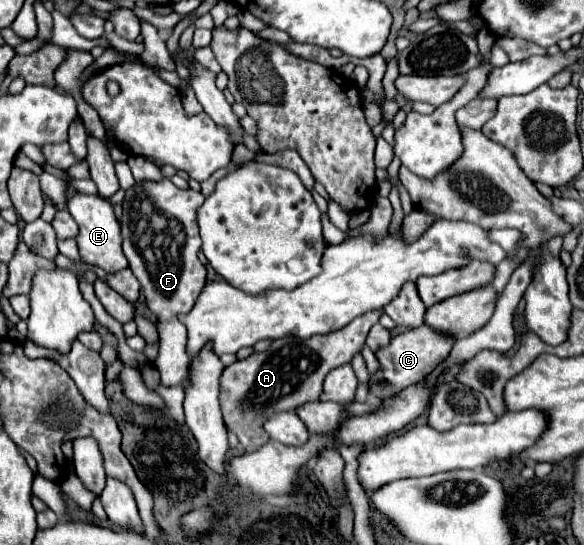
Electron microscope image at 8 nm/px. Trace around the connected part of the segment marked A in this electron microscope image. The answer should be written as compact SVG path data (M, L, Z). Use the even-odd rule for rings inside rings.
M382 311L364 313L328 335L316 335L310 339L276 339L268 351L252 353L248 359L226 367L220 377L220 409L226 425L238 435L238 439L242 439L242 447L254 451L270 441L264 431L264 421L268 421L270 415L298 409L304 403L314 403L318 395L322 395L322 383L328 371L342 363L350 363L352 355L362 349L370 327L378 323L380 313Z

